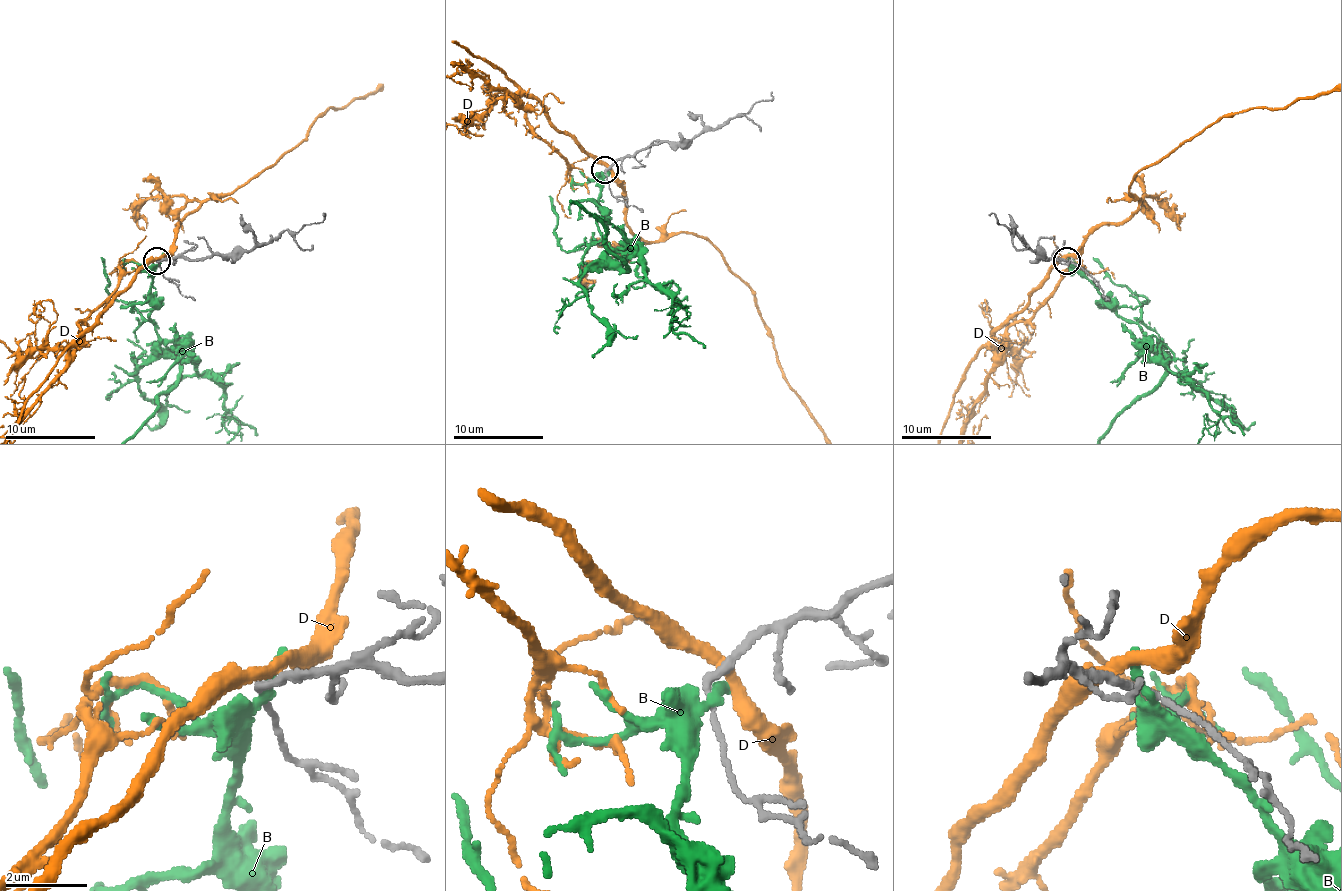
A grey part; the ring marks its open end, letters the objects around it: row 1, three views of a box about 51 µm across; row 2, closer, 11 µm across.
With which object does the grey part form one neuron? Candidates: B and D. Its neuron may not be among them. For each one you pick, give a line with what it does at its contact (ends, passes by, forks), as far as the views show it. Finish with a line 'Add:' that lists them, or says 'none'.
Add: none

